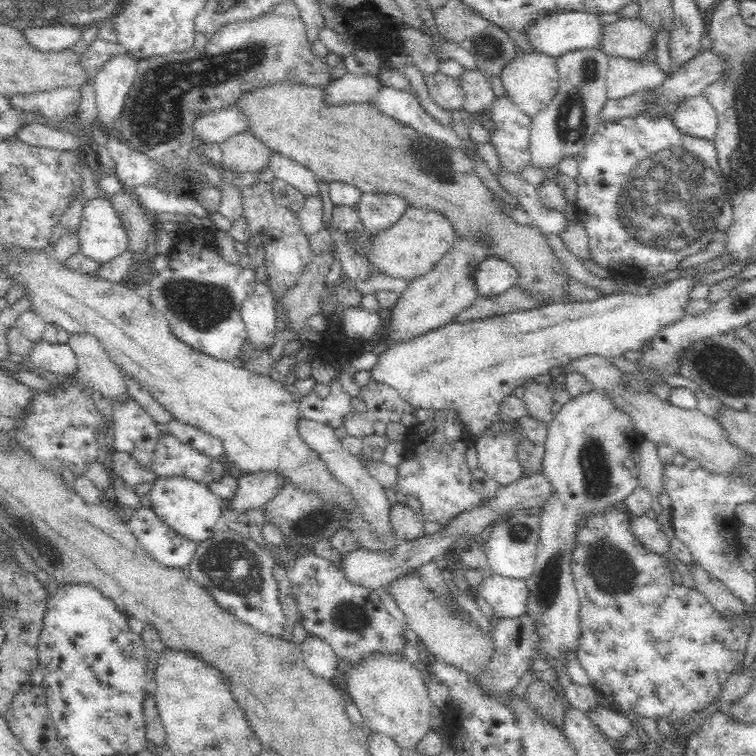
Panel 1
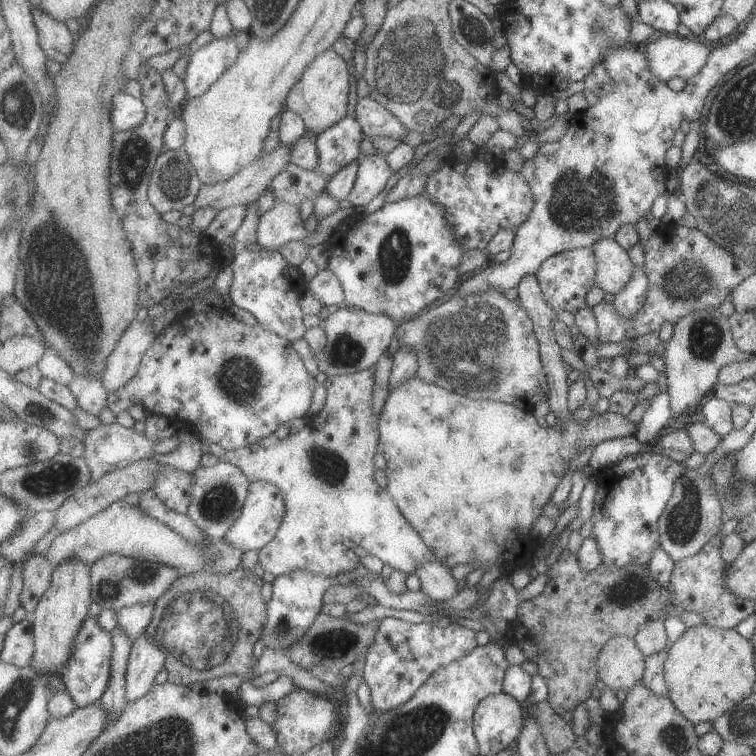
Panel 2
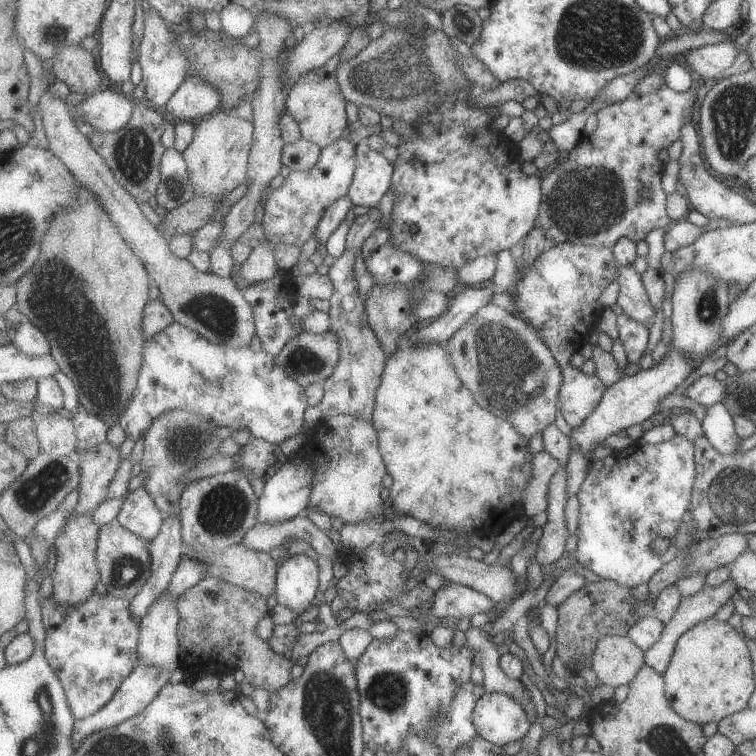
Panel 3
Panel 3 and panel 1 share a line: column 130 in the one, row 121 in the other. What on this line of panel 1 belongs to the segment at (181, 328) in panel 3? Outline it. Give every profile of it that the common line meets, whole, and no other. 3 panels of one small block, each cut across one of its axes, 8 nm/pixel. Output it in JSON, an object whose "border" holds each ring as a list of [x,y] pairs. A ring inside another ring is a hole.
{"border":[[[386,85],[378,94],[379,96],[373,99],[371,104],[374,104],[382,113],[394,117],[398,121],[416,128],[420,134],[444,142],[448,146],[460,148],[460,150],[462,150],[462,146],[475,149],[470,139],[459,138],[452,127],[442,125],[432,115],[426,113],[416,96],[412,96],[408,90]]]}

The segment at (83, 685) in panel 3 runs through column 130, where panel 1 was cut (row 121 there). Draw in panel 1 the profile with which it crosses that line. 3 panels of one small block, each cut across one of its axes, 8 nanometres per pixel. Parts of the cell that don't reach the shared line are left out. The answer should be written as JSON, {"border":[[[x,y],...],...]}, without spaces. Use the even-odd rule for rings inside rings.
{"border":[[[638,115],[627,116],[609,121],[600,121],[592,138],[584,145],[584,148],[574,156],[578,165],[577,195],[575,213],[579,221],[584,224],[588,235],[588,255],[591,262],[600,268],[609,269],[613,274],[623,279],[660,278],[672,270],[678,268],[678,264],[694,256],[700,250],[706,250],[708,244],[721,232],[725,232],[732,226],[734,218],[734,207],[732,206],[732,195],[728,190],[728,182],[722,174],[719,166],[718,155],[714,139],[704,138],[693,134],[684,133],[676,126],[676,121],[670,115]]]}

